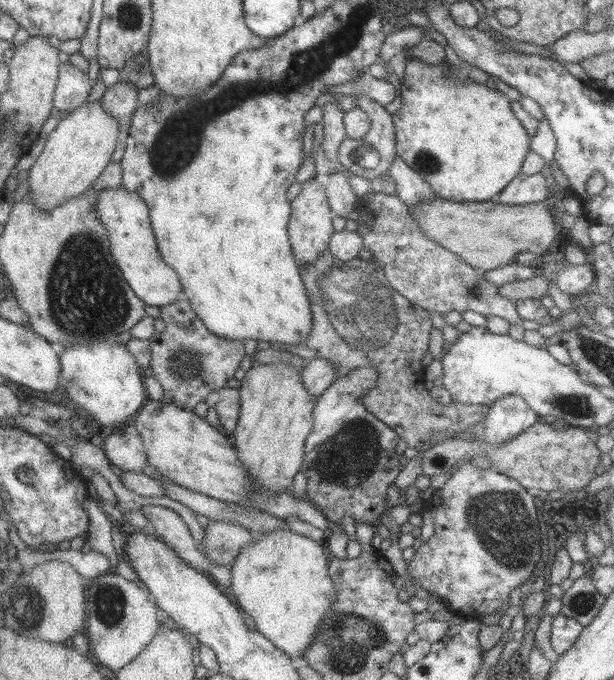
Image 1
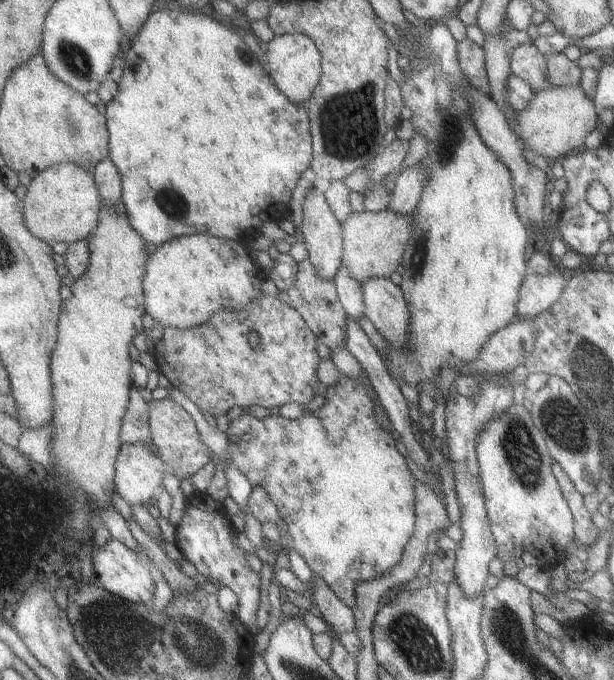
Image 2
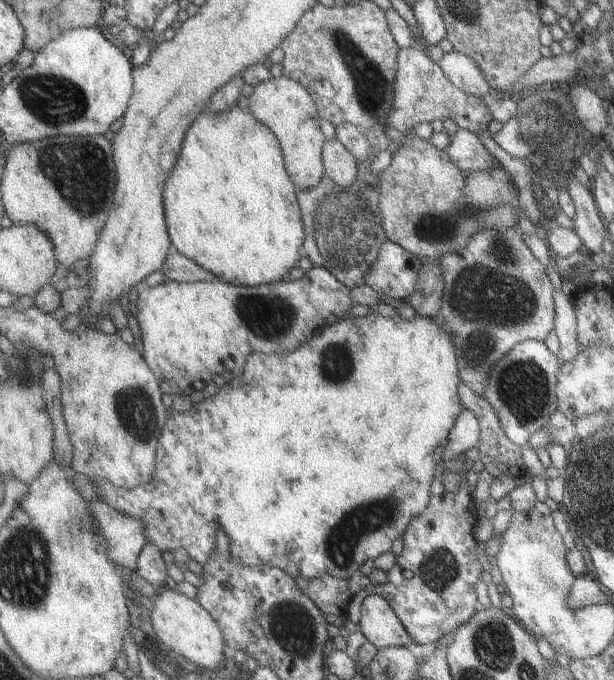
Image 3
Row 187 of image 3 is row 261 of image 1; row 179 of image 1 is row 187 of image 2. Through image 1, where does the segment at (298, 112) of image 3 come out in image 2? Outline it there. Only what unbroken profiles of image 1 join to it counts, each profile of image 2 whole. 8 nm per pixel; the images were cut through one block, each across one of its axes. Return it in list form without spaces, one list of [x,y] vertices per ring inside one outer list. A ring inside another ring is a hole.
[[[312,186],[308,192],[303,204],[303,220],[302,232],[304,235],[303,242],[305,243],[308,252],[308,260],[316,270],[316,274],[322,280],[333,280],[338,274],[338,268],[342,266],[343,260],[343,242],[342,238],[343,224],[334,216],[334,212],[326,202],[324,193],[316,186]]]

